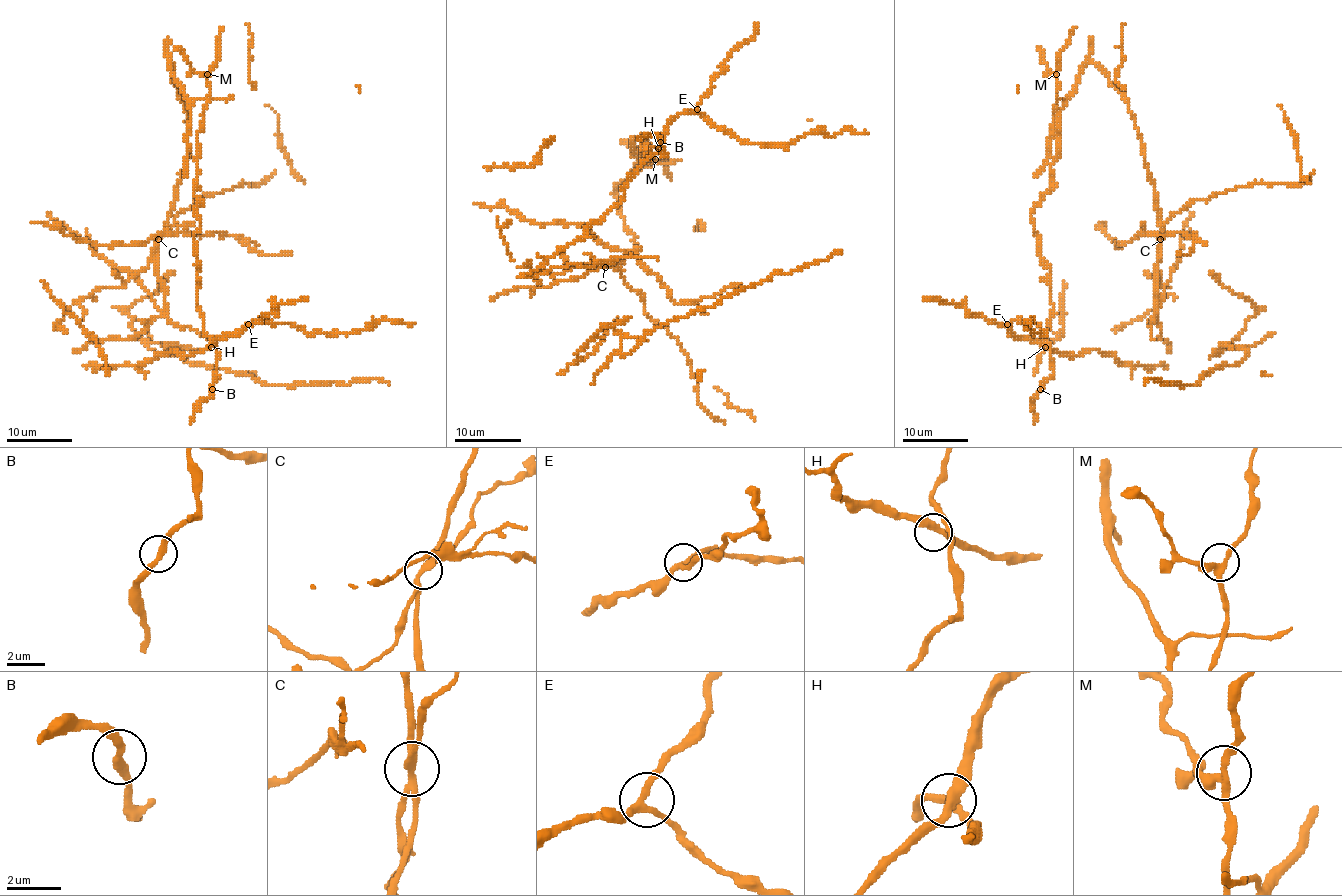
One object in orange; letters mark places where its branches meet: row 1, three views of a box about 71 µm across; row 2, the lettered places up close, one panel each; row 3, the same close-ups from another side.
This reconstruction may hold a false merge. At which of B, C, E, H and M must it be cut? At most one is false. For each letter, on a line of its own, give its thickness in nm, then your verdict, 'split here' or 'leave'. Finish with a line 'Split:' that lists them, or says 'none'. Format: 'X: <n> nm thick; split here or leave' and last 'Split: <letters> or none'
B: 280 nm thick; leave
C: 260 nm thick; split here
E: 240 nm thick; leave
H: 280 nm thick; leave
M: 280 nm thick; leave
Split: C

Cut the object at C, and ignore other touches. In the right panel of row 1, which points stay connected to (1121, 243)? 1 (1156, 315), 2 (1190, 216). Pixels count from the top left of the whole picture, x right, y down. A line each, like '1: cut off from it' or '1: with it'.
1: cut off from it
2: cut off from it

